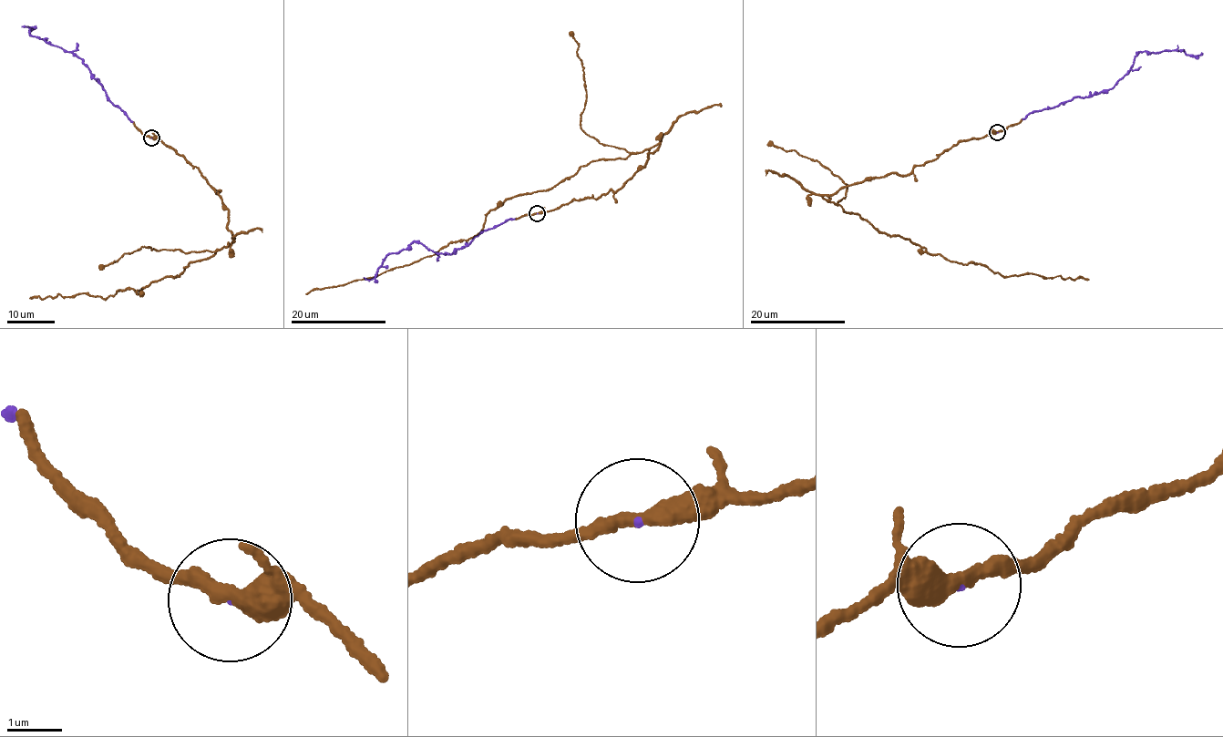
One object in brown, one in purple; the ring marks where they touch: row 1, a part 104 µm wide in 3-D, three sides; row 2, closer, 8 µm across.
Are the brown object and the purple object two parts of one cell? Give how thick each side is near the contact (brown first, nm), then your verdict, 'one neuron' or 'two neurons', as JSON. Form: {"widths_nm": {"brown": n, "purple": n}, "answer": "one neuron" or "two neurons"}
{"widths_nm": {"brown": 320, "purple": 50}, "answer": "one neuron"}

